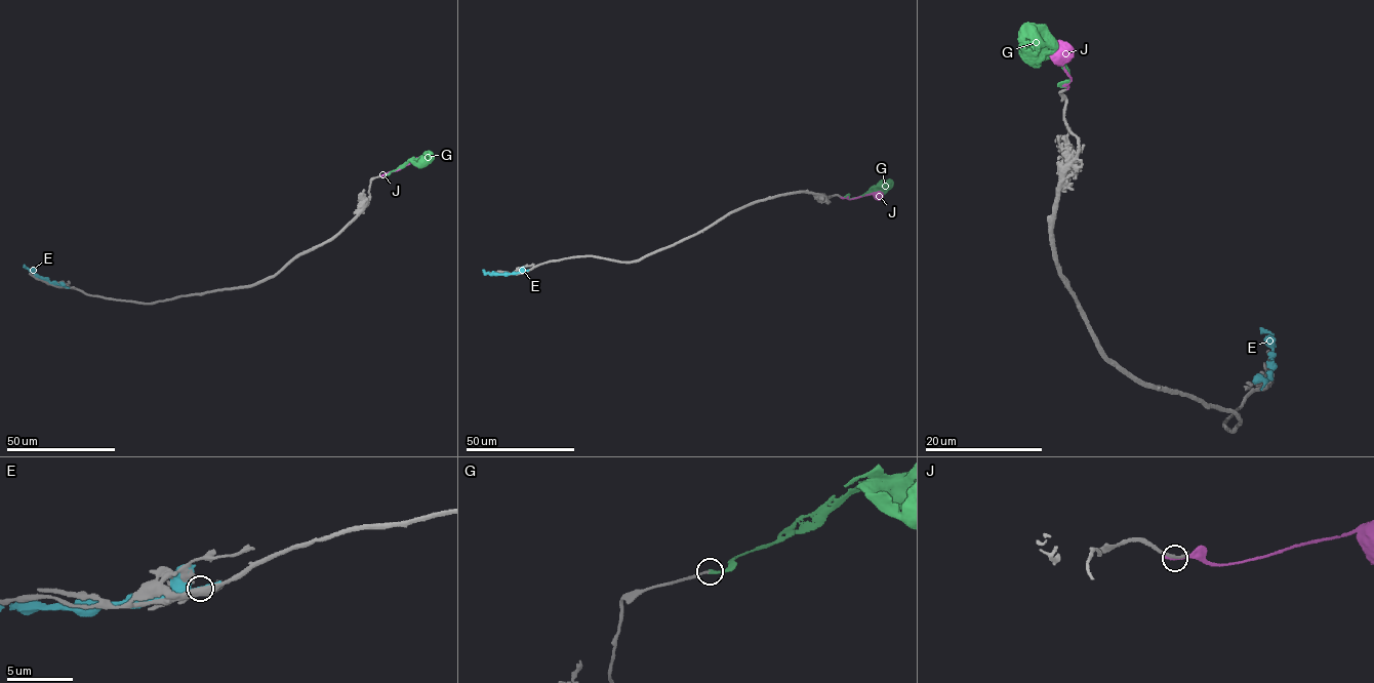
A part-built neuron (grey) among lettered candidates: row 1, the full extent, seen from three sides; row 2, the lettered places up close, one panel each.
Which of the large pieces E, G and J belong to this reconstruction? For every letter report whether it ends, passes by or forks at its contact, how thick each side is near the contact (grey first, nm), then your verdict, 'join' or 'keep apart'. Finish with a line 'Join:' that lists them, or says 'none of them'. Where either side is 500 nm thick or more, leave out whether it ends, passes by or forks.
E: it passes by; calibres 460 and 240 nm; keep apart
G: it ends; calibres 180 and 200 nm; join
J: it ends; calibres 280 and 240 nm; keep apart
Join: G

